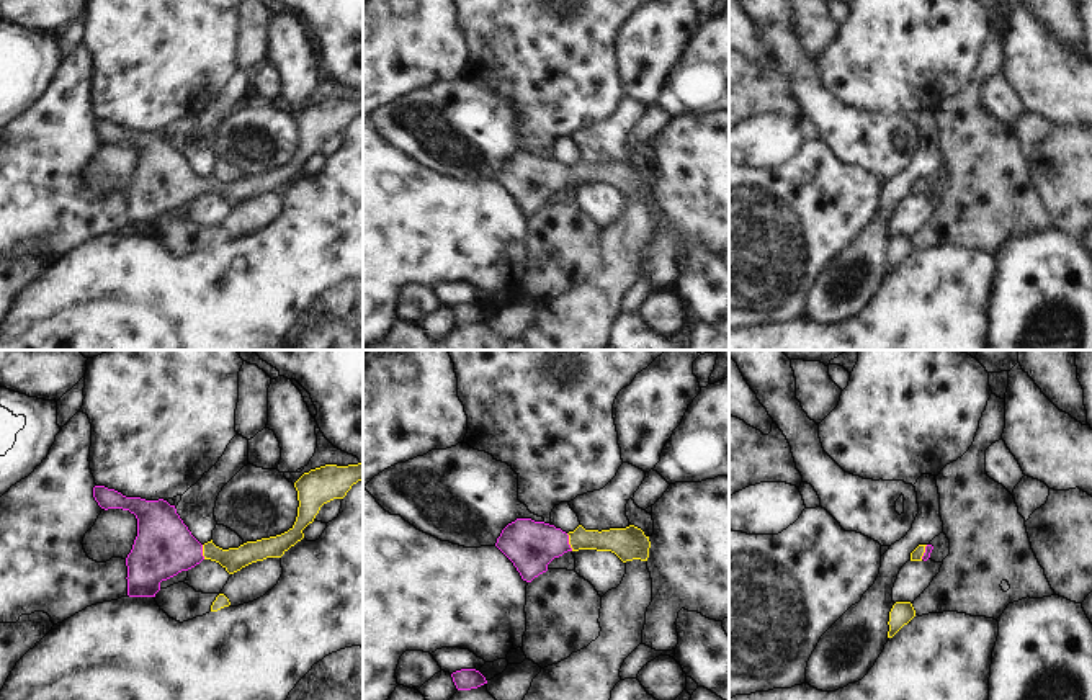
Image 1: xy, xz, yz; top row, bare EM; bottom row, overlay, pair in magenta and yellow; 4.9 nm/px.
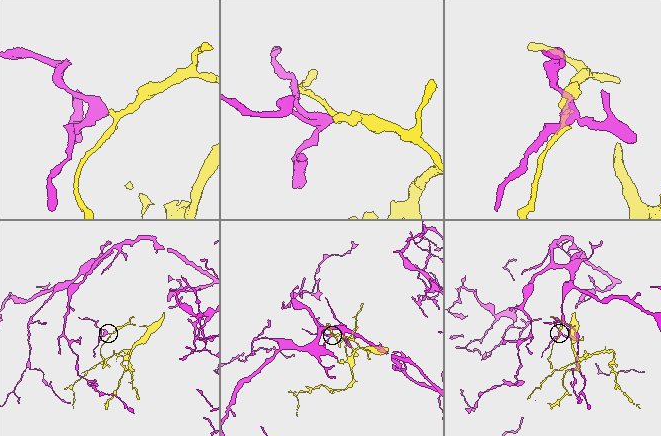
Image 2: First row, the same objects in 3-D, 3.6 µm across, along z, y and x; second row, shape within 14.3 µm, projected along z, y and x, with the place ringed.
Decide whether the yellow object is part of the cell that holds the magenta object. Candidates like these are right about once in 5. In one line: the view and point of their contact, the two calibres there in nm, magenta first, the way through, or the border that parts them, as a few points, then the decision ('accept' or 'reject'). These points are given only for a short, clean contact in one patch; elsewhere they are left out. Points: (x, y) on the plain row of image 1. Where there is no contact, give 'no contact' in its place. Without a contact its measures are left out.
meets magenta in xz at (568, 175); 240 nm thick on the magenta side, 130 nm on the other; runs through xz (530, 179), (568, 175), (617, 174); accept

